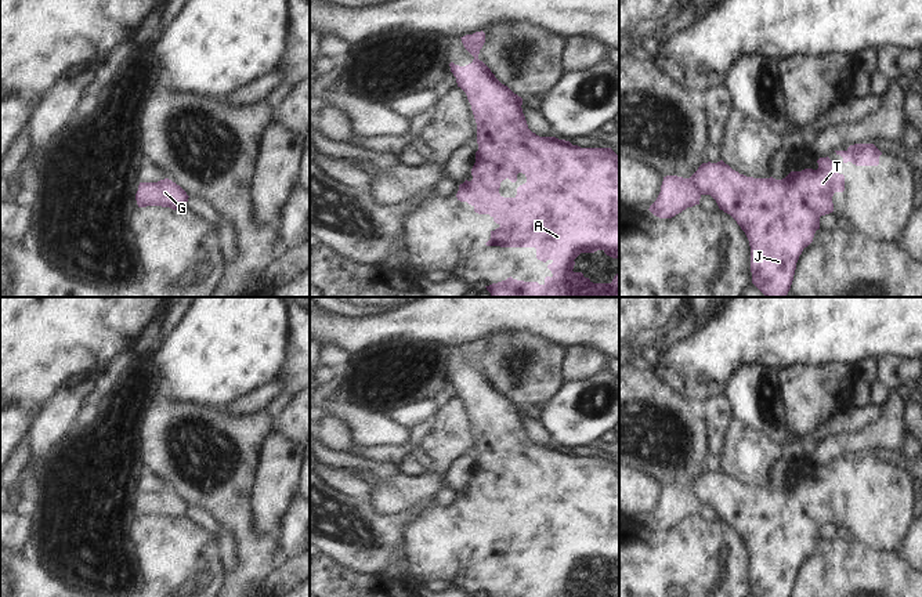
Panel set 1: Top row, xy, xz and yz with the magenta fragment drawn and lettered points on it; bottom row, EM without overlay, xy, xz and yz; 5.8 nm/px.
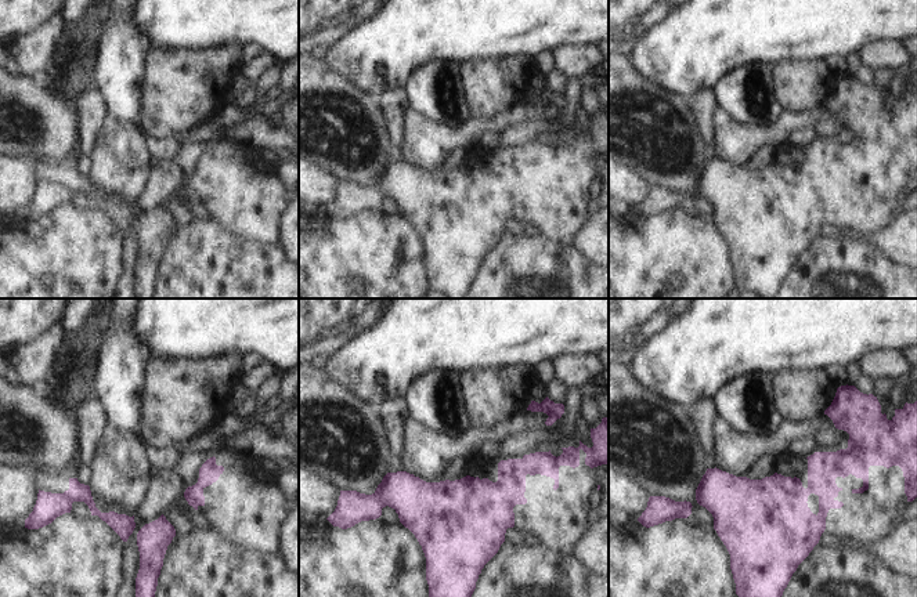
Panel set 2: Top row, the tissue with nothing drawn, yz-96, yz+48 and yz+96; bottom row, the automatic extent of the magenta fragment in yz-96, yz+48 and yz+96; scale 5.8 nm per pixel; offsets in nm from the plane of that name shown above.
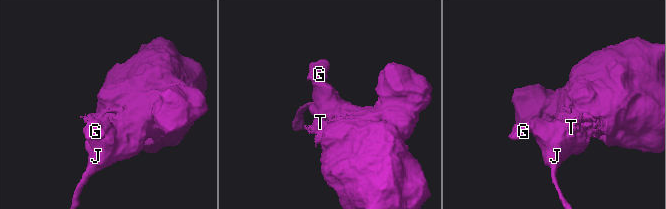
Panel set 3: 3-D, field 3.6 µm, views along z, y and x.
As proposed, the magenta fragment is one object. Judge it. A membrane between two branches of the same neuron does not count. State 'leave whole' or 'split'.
split

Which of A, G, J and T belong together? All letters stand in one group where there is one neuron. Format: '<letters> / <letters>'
A J T / G

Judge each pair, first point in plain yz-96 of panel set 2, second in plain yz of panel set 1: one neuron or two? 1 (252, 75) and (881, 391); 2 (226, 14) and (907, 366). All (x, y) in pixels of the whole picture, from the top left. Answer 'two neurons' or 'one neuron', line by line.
1: two neurons
2: two neurons

